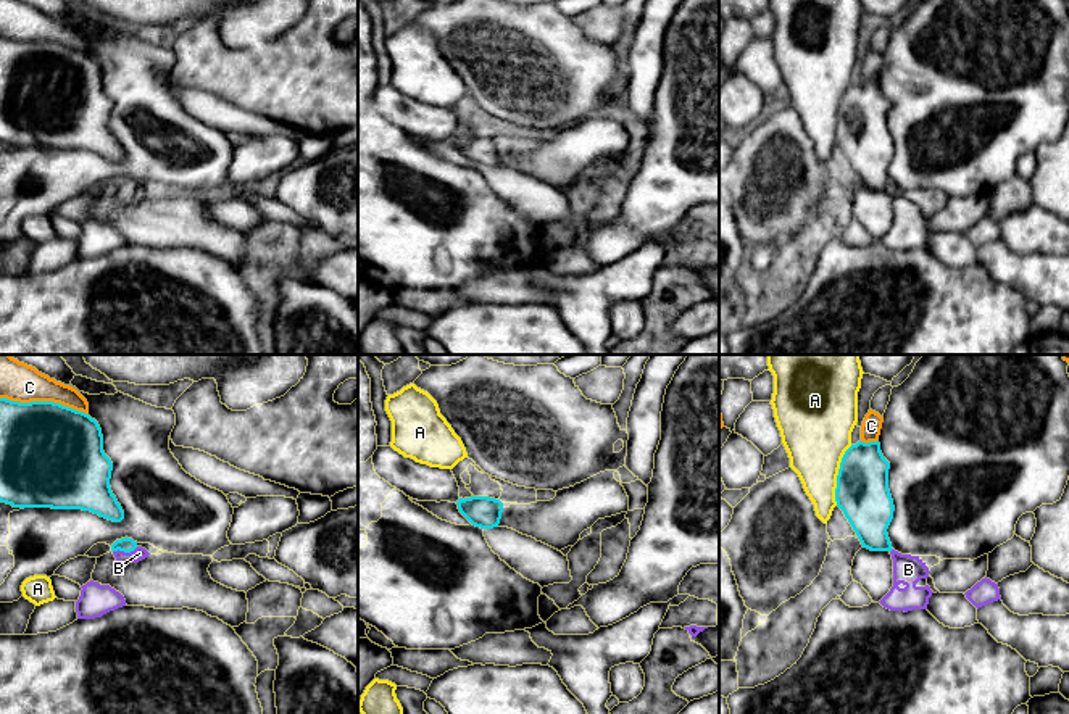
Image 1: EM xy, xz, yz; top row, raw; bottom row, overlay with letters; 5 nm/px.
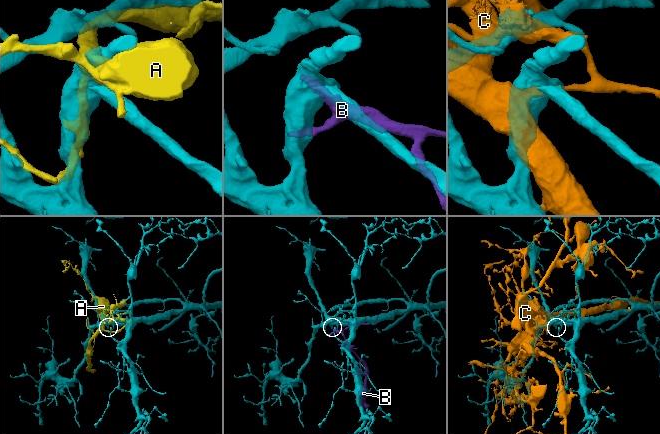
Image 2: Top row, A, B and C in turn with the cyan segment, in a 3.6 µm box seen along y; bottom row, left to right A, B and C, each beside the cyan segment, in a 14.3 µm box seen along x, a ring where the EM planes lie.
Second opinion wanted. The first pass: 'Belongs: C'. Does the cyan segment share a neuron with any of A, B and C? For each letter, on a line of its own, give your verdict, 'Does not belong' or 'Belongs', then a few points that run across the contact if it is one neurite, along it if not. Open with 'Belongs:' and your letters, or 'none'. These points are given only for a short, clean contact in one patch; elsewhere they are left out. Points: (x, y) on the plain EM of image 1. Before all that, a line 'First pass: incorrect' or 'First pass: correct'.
First pass: incorrect
Belongs: B
A: Does not belong
B: Belongs. Line: xy (126, 184), (124, 190), (139, 192)
C: Does not belong

